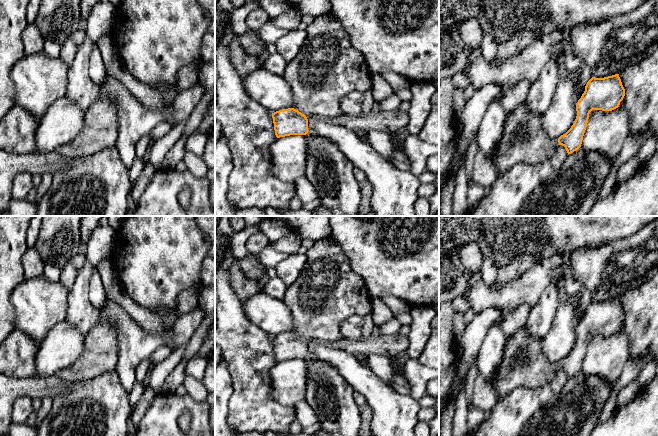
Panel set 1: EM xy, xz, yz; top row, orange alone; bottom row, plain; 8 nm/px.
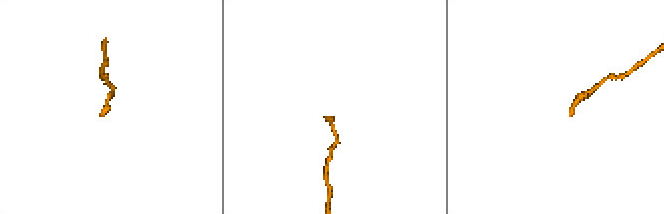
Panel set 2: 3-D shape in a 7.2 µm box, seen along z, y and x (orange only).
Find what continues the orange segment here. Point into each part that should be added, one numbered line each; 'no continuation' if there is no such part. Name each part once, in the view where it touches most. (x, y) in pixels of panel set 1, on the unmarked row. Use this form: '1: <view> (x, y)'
1: xz (327, 291)

